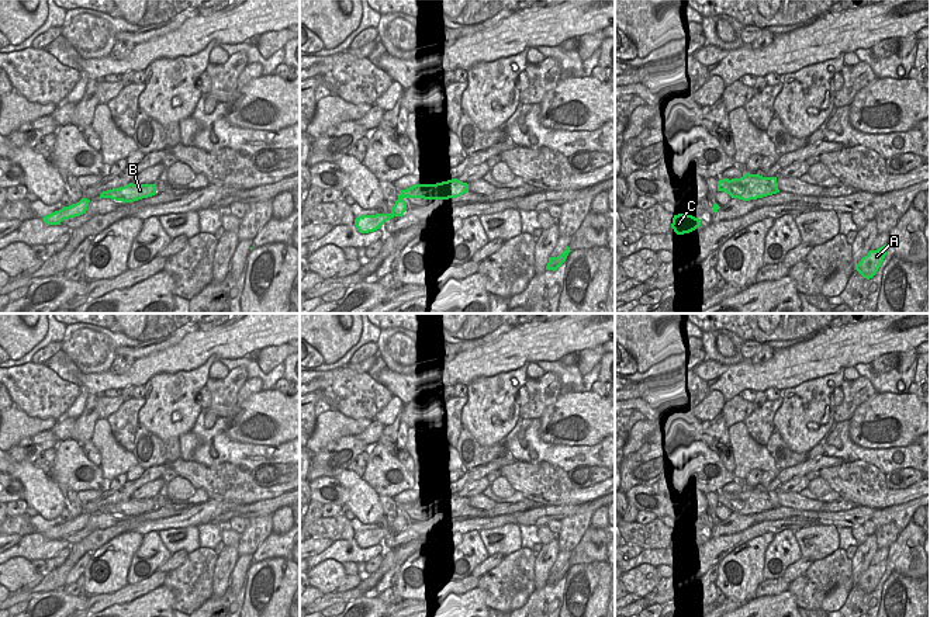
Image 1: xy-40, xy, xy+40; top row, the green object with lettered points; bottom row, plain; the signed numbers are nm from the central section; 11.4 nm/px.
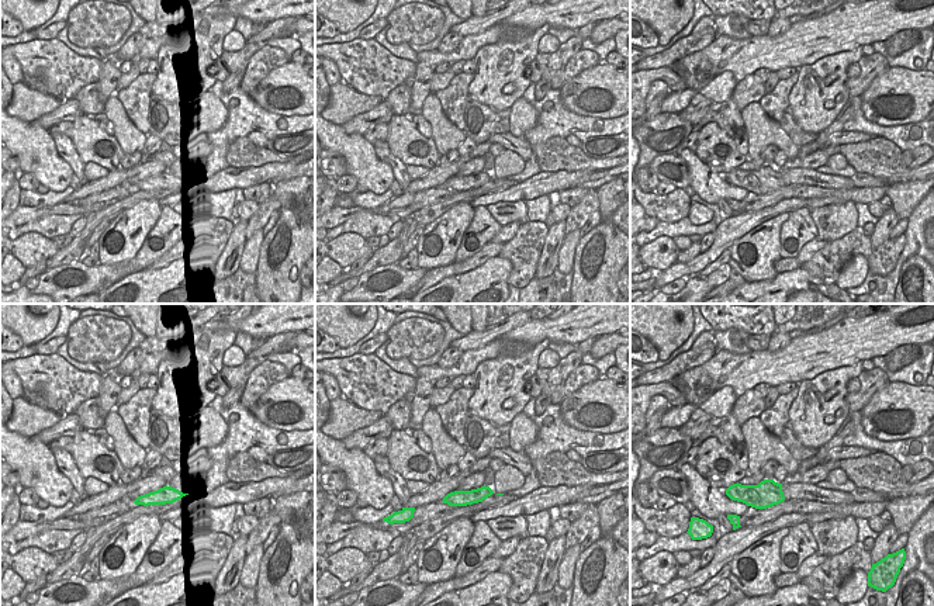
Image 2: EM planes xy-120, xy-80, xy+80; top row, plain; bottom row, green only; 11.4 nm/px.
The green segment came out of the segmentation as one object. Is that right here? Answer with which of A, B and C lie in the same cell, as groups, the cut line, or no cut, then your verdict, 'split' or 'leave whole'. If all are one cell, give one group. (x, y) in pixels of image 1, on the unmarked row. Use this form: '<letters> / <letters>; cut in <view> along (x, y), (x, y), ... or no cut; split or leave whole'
A C / B; cut in xy along (400, 508), (405, 510); split

